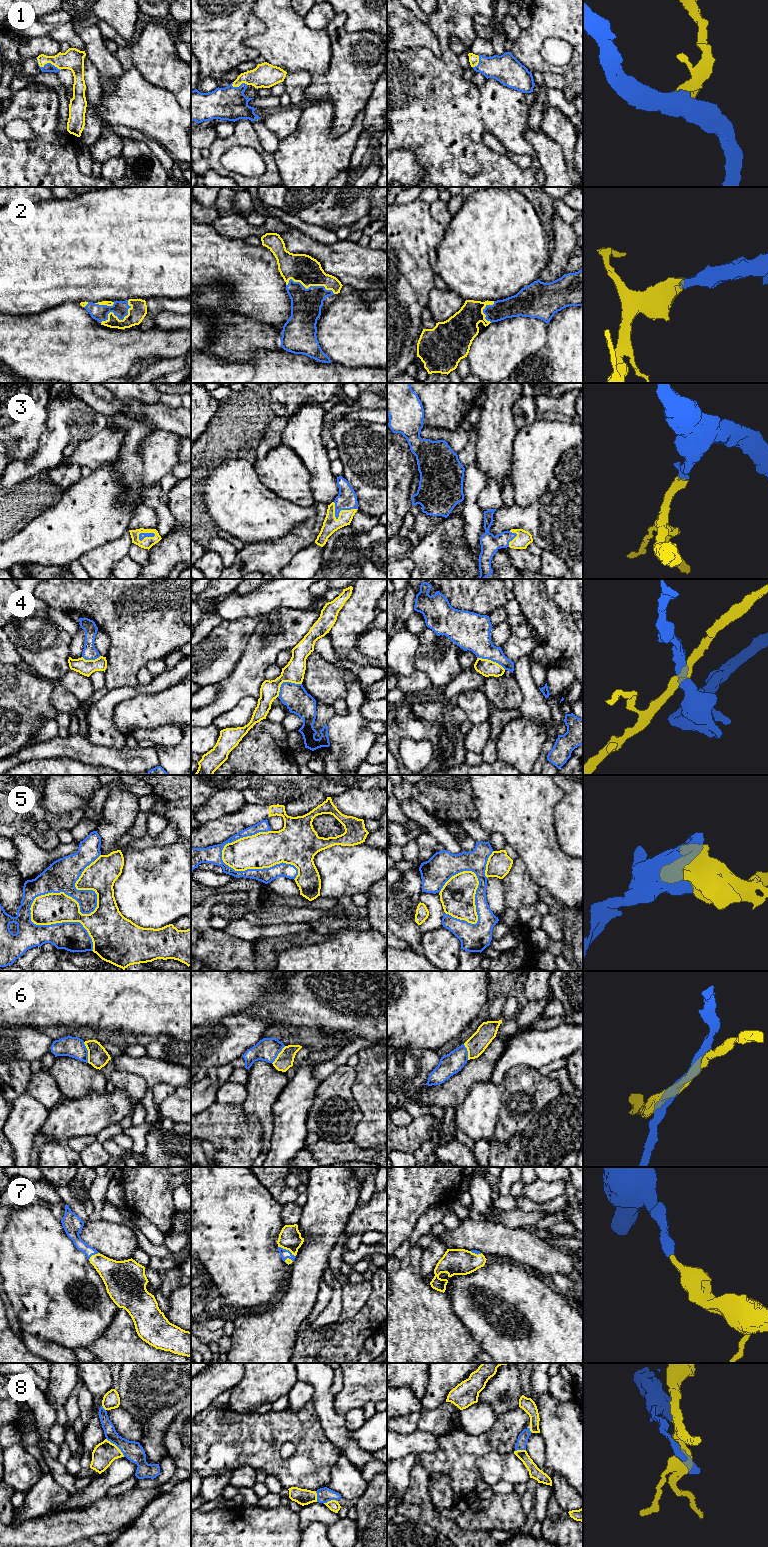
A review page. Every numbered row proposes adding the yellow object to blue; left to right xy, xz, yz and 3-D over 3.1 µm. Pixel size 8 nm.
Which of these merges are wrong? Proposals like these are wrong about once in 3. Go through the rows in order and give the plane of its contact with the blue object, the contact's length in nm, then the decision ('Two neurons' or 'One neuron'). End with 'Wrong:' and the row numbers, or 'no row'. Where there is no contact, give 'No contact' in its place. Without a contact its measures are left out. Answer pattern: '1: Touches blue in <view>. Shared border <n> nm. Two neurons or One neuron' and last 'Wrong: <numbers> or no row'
1: Touches blue in xy. Shared border 220 nm. One neuron
2: Touches blue in xz. Shared border 400 nm. One neuron
3: Touches blue in xz. Shared border 200 nm. One neuron
4: Touches blue in xz. Shared border 220 nm. Two neurons
5: Touches blue in xy. Shared border 800 nm. Two neurons
6: Touches blue in xy. Shared border 170 nm. Two neurons
7: Touches blue in xz. Shared border 170 nm. One neuron
8: Touches blue in xy. Shared border 220 nm. Two neurons
Wrong: 4, 5, 6, 8

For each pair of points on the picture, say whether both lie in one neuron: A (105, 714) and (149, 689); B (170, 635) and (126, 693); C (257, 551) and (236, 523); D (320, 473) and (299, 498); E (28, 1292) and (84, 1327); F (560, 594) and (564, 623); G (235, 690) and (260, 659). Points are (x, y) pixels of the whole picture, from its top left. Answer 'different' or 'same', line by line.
A: same
B: different
C: different
D: different
E: same
F: different
G: same

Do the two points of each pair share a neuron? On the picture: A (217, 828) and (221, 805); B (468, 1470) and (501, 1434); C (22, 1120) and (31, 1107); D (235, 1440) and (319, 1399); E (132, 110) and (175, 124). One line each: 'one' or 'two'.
A: two
B: one
C: one
D: two
E: one

